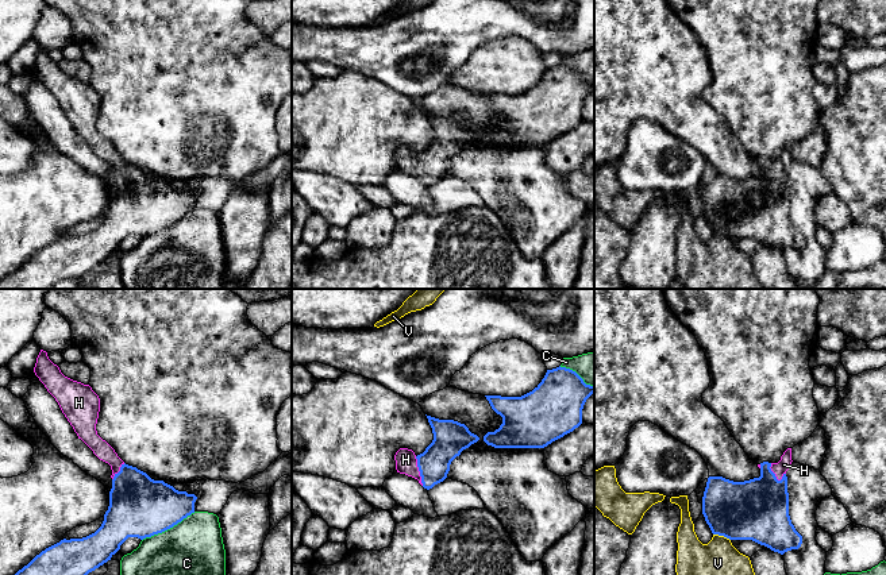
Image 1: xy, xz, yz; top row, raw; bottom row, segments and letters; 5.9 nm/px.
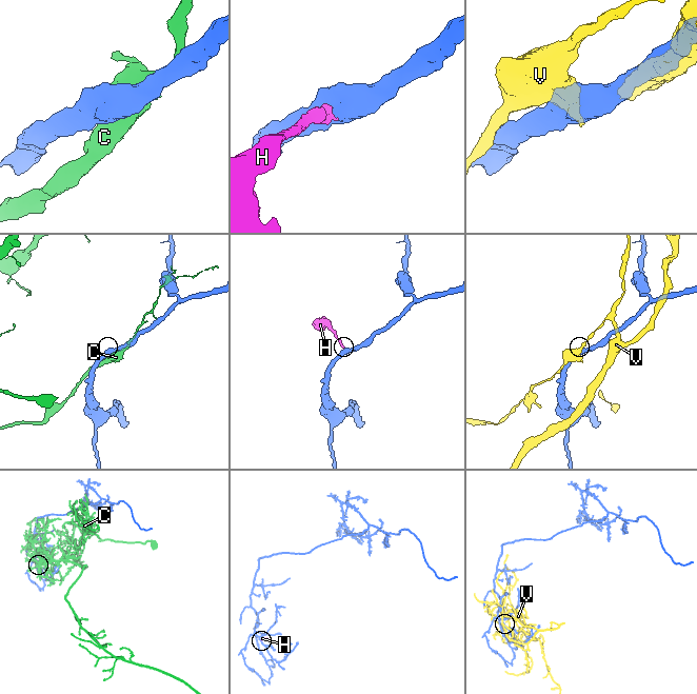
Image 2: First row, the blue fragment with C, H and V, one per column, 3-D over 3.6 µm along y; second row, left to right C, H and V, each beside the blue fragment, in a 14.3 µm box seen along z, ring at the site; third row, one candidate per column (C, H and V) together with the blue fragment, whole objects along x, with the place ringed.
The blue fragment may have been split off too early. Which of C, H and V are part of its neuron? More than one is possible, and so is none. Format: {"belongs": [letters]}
{"belongs": ["H"]}

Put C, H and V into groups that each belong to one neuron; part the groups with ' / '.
C / H / V

